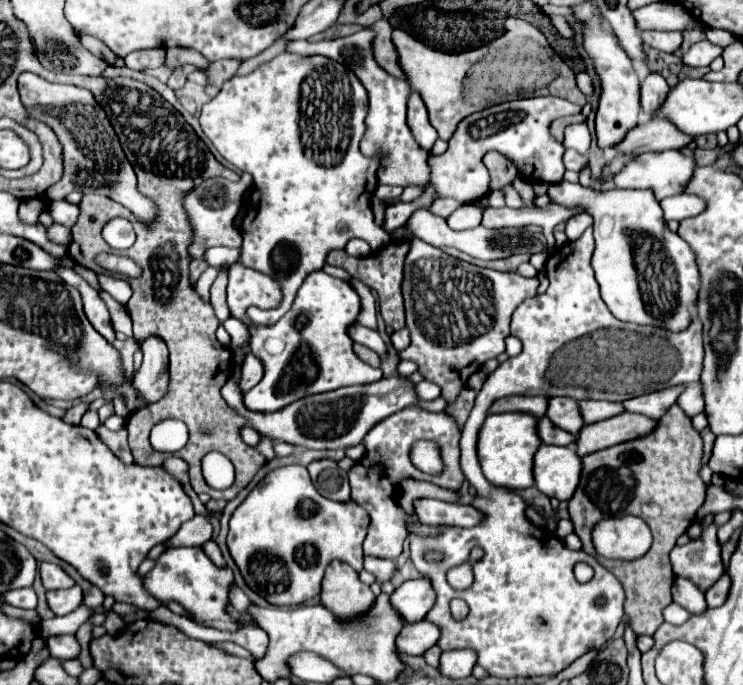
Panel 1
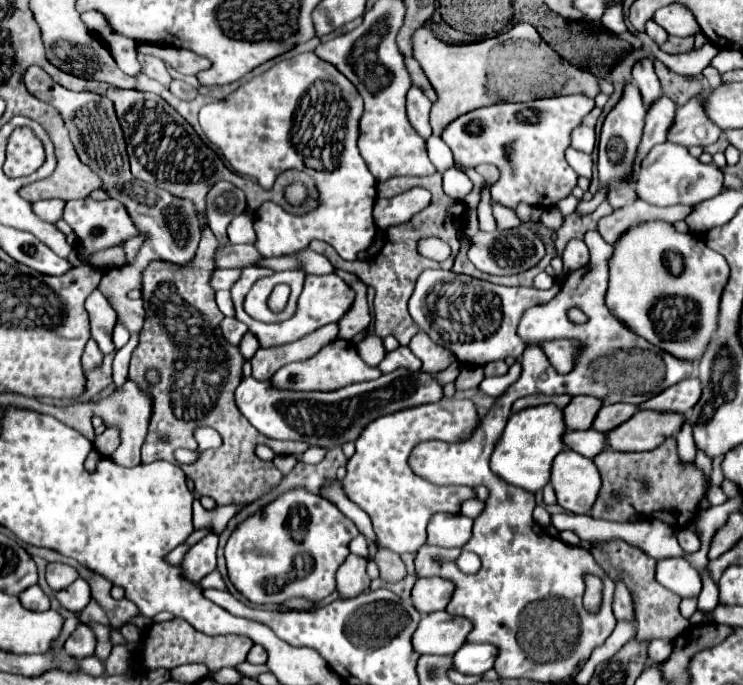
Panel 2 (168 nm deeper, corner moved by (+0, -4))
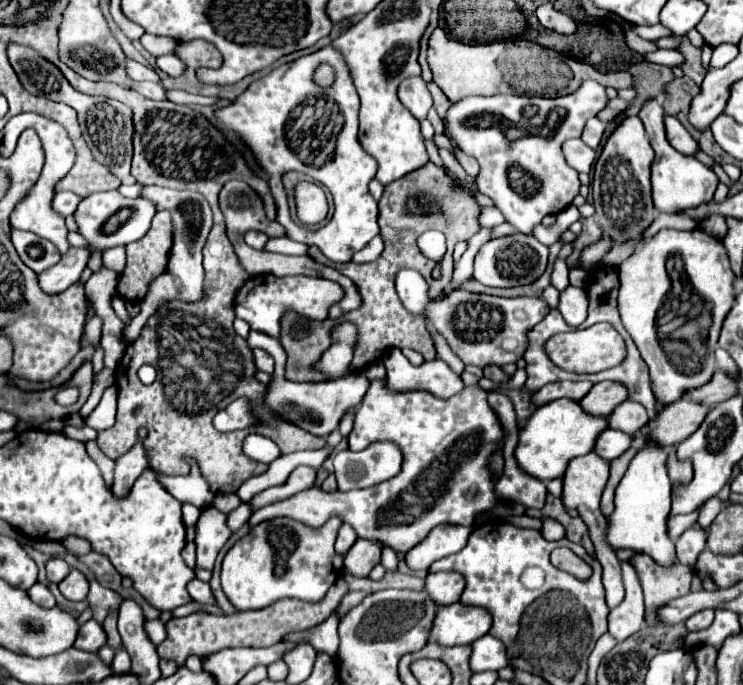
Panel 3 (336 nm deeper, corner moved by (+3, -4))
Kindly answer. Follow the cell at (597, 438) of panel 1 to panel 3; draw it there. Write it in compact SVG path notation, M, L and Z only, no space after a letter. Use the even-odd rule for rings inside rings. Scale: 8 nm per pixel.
M681 399L673 405L667 405L665 409L661 409L647 427L647 435L651 439L655 439L661 447L669 447L669 445L677 445L681 441L685 441L691 433L697 431L697 425L701 425L701 421L705 419L705 413L709 413L711 407L689 401L689 399Z

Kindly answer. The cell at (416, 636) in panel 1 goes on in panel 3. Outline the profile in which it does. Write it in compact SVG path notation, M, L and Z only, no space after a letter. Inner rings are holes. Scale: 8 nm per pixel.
M453 603L439 609L431 635L437 643L447 647L469 645L477 637L487 635L491 625L493 625L493 617L487 609Z

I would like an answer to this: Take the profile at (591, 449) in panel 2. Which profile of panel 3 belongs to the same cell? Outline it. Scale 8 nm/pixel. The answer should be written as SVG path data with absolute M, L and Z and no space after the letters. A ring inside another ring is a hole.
M607 429L599 435L597 443L595 443L595 451L597 455L601 455L605 461L613 461L617 457L621 457L621 453L625 453L633 443L633 437L617 431L617 429Z

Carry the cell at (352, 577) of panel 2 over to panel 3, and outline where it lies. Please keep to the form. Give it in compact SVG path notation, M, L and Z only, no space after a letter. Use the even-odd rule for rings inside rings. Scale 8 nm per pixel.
M357 539L355 545L345 555L345 569L351 571L353 577L367 577L371 567L381 561L381 545L369 539Z

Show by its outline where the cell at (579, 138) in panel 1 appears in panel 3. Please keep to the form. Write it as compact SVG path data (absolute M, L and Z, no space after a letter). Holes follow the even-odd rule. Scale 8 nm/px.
M593 117L593 119L589 119L589 121L587 121L587 125L585 125L585 131L583 131L581 139L583 139L589 147L597 149L597 147L599 147L599 143L601 143L601 139L603 139L605 129L607 129L607 123L603 123L603 121L599 121L597 117Z

